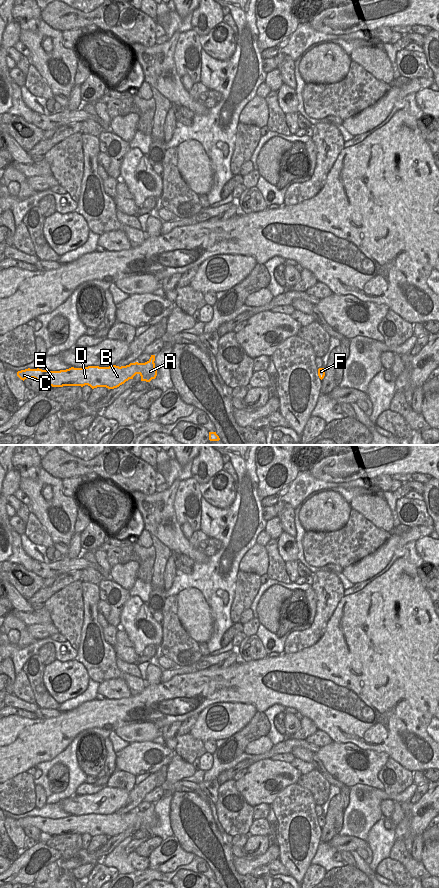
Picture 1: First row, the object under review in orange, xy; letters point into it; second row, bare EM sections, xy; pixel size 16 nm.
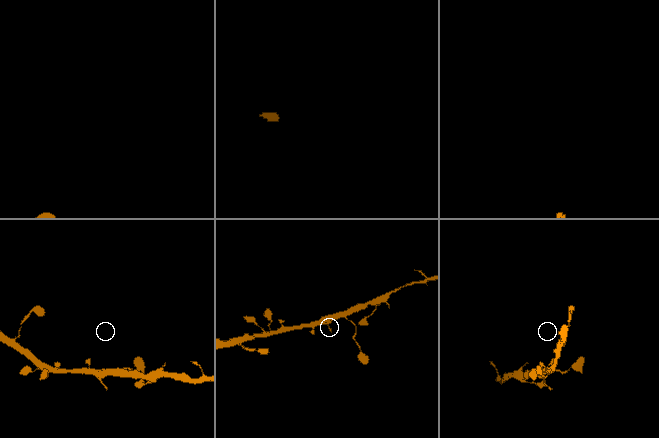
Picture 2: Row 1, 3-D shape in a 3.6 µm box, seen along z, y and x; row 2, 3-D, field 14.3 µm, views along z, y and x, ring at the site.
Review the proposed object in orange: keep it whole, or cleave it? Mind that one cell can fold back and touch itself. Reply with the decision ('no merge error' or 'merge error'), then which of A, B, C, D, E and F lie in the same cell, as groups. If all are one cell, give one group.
no merge error | A B C D E F

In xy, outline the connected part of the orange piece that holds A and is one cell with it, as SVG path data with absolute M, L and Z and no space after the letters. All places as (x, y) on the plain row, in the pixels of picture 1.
M151 803L150 807L145 811L130 811L126 814L88 814L82 816L71 815L66 818L50 819L42 817L25 817L17 820L17 824L21 828L34 826L41 833L52 835L63 834L85 834L88 833L92 837L97 835L106 835L114 837L124 832L129 827L133 827L136 822L141 824L141 829L150 830L157 824L155 815L155 803Z

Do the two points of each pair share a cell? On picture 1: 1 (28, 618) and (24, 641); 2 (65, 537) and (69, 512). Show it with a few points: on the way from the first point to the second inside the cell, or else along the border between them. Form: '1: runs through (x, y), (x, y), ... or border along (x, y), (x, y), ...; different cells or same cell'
1: border along (10, 612), (27, 625); different cells
2: runs through (70, 531), (70, 518); same cell

